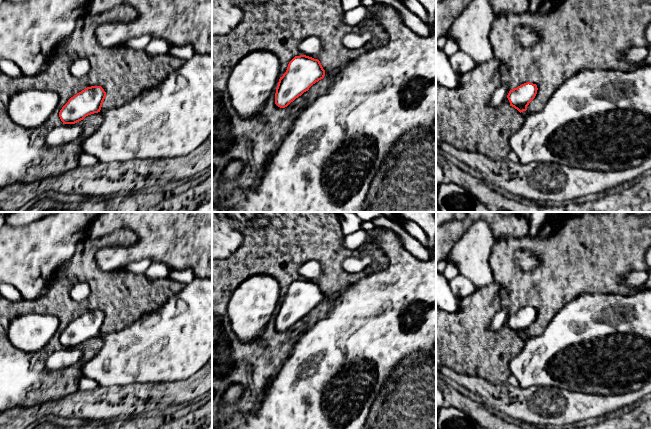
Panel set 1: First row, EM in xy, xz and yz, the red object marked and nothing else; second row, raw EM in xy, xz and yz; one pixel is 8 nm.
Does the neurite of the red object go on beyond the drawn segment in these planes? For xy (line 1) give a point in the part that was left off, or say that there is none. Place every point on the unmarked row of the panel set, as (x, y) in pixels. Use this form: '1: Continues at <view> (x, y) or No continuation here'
1: No continuation here

